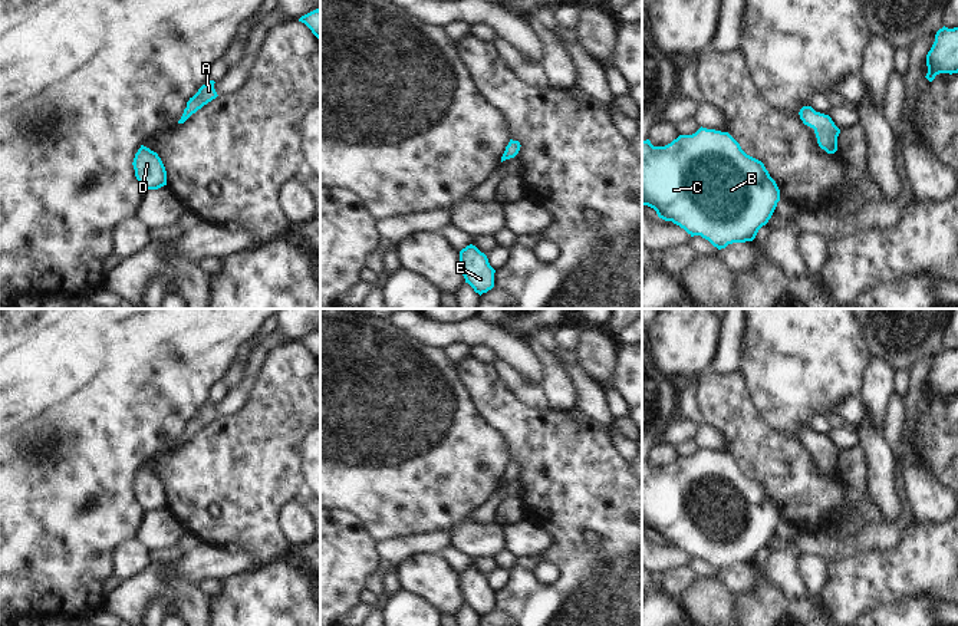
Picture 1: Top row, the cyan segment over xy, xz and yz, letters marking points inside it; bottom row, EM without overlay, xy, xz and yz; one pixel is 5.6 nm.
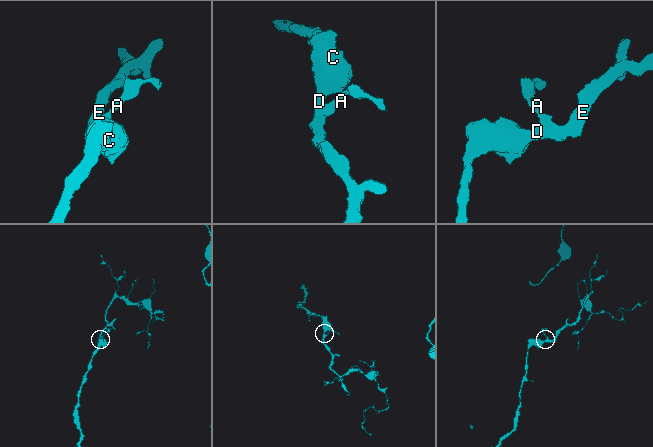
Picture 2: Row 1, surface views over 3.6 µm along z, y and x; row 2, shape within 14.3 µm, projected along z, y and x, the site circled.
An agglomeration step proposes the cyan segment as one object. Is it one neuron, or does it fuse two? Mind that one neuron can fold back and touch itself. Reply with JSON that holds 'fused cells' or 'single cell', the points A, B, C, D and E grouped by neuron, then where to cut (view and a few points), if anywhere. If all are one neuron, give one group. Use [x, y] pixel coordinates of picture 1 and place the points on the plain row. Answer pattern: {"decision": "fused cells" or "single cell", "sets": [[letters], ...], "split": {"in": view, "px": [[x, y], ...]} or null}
{"decision": "single cell", "sets": [["A", "B", "C", "D", "E"]], "split": null}

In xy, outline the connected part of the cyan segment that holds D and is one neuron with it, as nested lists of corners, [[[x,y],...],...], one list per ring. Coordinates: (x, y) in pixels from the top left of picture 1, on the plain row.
[[[141,467],[134,480],[135,498],[144,513],[167,507],[167,492],[157,474]]]

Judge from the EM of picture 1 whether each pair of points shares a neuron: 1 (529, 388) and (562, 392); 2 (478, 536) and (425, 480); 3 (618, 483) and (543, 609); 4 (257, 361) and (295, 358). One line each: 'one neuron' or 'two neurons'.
1: two neurons
2: two neurons
3: one neuron
4: two neurons

